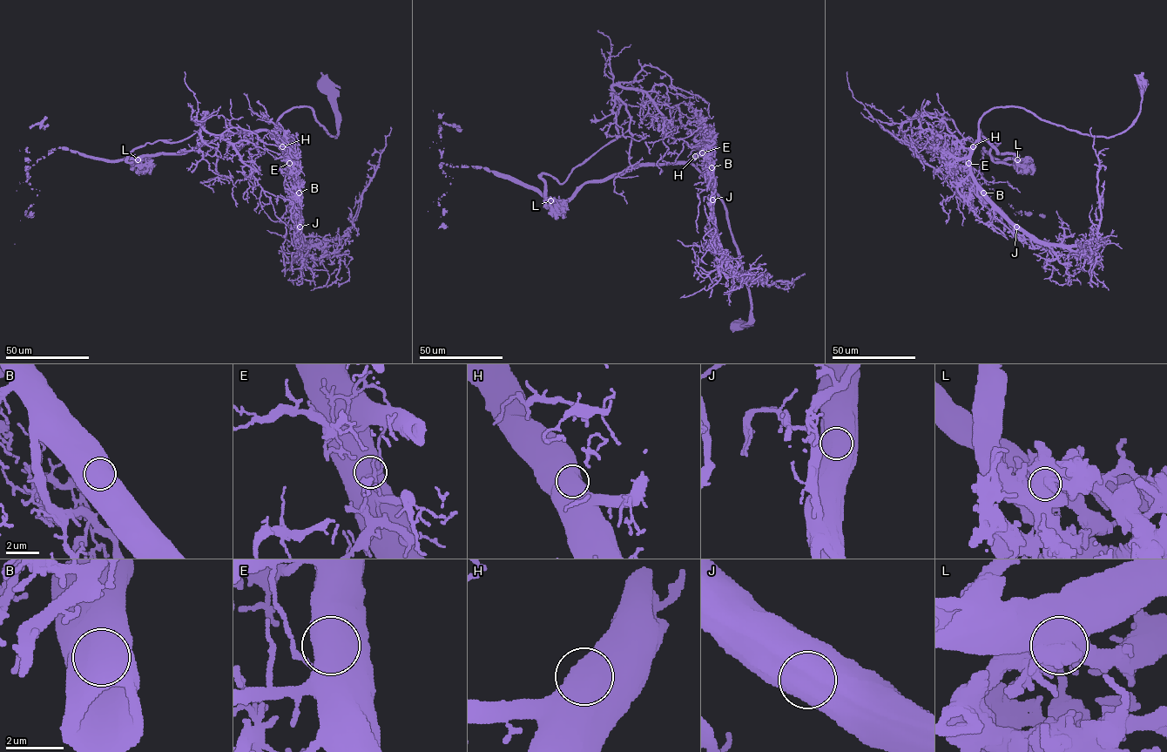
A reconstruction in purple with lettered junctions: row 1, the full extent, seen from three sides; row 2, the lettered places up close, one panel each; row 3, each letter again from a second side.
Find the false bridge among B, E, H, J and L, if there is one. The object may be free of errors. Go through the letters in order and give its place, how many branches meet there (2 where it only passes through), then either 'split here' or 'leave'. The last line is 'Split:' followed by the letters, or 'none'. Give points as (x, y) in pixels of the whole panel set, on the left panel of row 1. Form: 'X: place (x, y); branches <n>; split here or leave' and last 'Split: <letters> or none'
B: place (299, 193); branches 1; leave
E: place (289, 163); branches 1; leave
H: place (282, 146); branches 1; leave
J: place (300, 226); branches 1; leave
L: place (138, 159); branches 1; split here
Split: L

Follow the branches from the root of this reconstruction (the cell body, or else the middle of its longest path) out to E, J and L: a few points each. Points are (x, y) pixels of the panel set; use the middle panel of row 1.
E: (737, 326), (738, 328), (749, 321), (751, 300), (747, 281), (723, 200), (709, 181), (688, 162), (702, 152)
J: (737, 326), (749, 321), (751, 300), (746, 277), (723, 200), (688, 162), (698, 154), (709, 161), (712, 199)
L: (737, 326), (749, 321), (746, 277), (724, 201), (691, 164), (634, 166), (586, 181), (566, 199), (550, 200)

